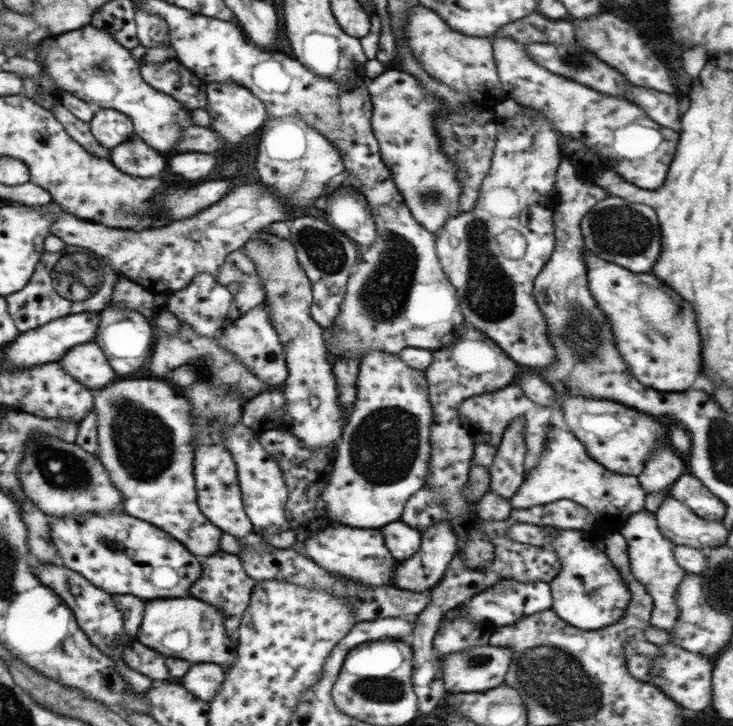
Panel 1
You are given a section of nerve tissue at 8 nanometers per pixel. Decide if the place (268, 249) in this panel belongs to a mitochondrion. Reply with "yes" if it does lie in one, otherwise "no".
yes

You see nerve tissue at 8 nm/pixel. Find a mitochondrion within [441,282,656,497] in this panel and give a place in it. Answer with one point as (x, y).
(584, 341)

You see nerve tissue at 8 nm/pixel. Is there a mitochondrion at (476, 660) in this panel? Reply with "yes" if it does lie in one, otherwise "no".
yes

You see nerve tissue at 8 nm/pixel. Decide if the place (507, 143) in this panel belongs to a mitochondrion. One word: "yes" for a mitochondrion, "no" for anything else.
no

